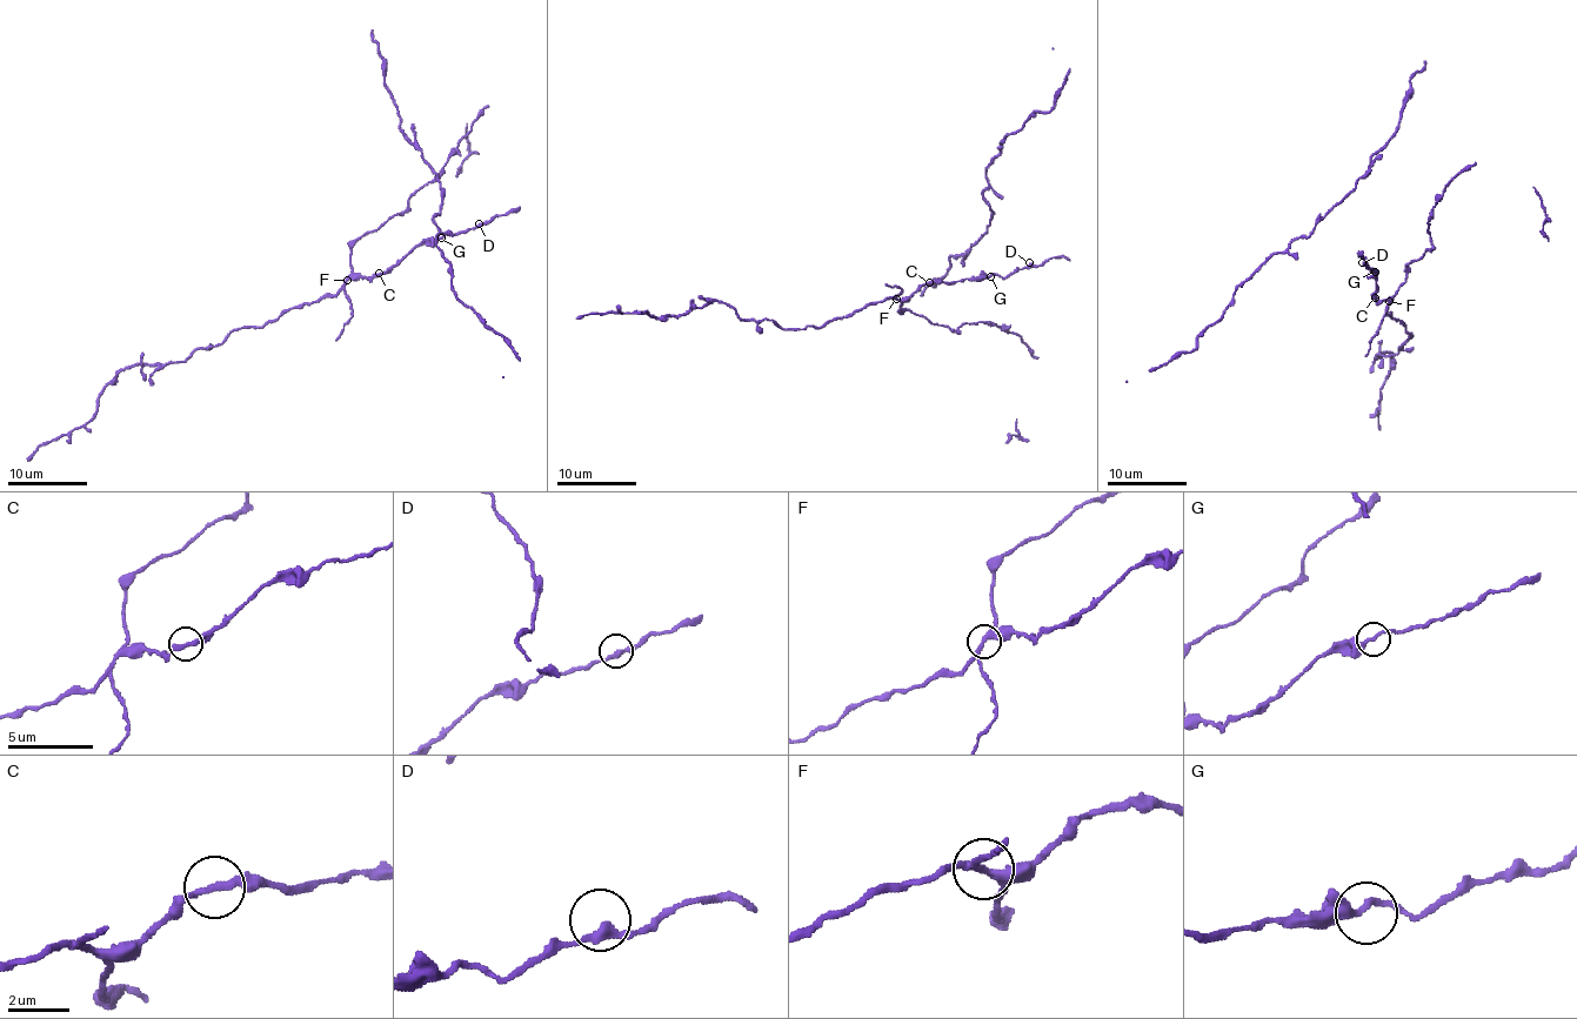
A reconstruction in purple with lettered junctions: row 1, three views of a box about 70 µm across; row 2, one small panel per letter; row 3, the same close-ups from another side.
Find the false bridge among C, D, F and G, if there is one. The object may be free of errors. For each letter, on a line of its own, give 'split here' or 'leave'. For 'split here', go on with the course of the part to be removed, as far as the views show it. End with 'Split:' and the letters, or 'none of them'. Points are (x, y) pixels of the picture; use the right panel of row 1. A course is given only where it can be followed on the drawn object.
C: leave
D: leave
F: split here
G: leave
Split: F

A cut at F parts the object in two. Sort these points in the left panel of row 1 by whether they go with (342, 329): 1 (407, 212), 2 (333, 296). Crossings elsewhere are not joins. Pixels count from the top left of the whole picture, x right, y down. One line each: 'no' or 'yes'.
1: yes
2: no

